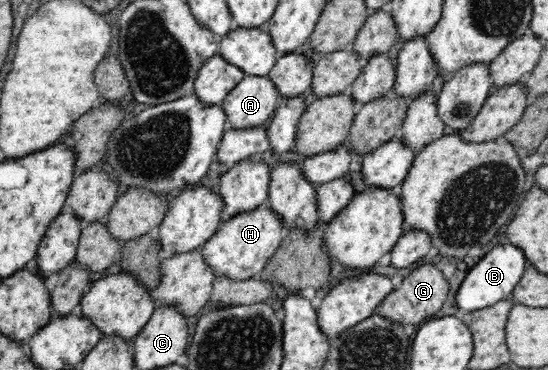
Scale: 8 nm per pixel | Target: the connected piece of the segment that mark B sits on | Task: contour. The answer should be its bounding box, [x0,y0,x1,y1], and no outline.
[456,242,529,312]

